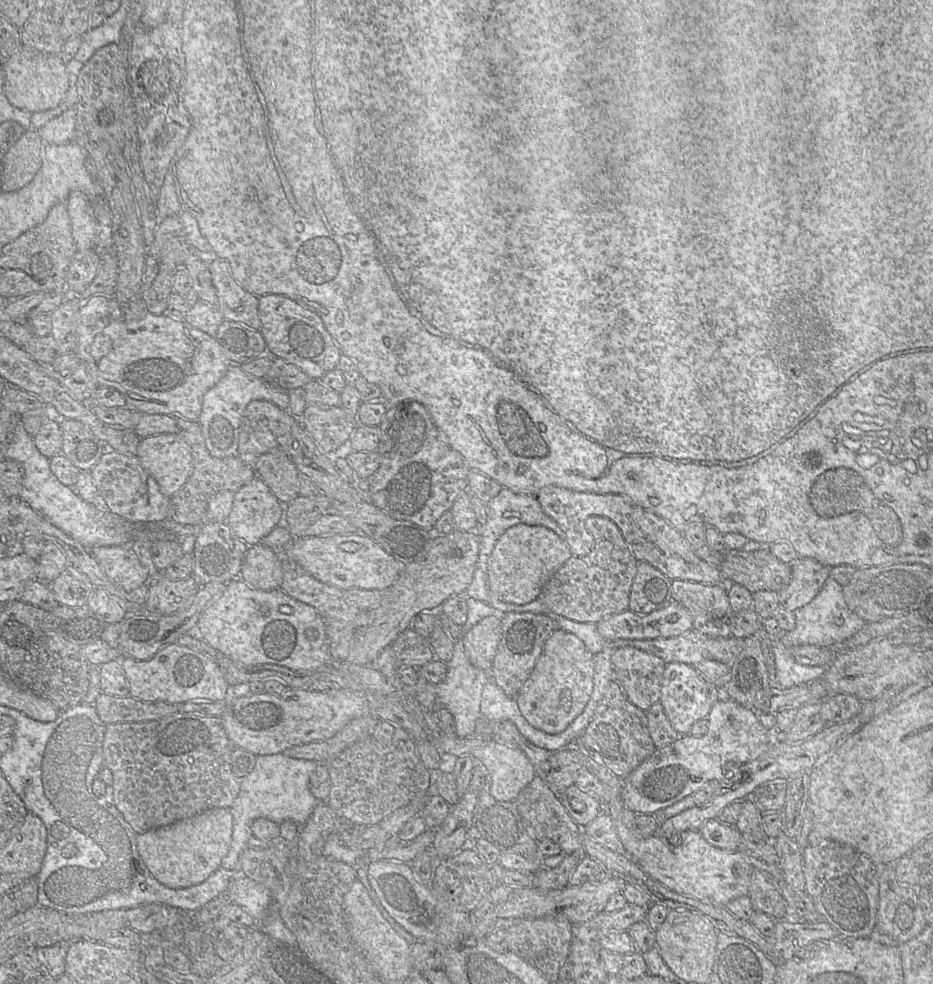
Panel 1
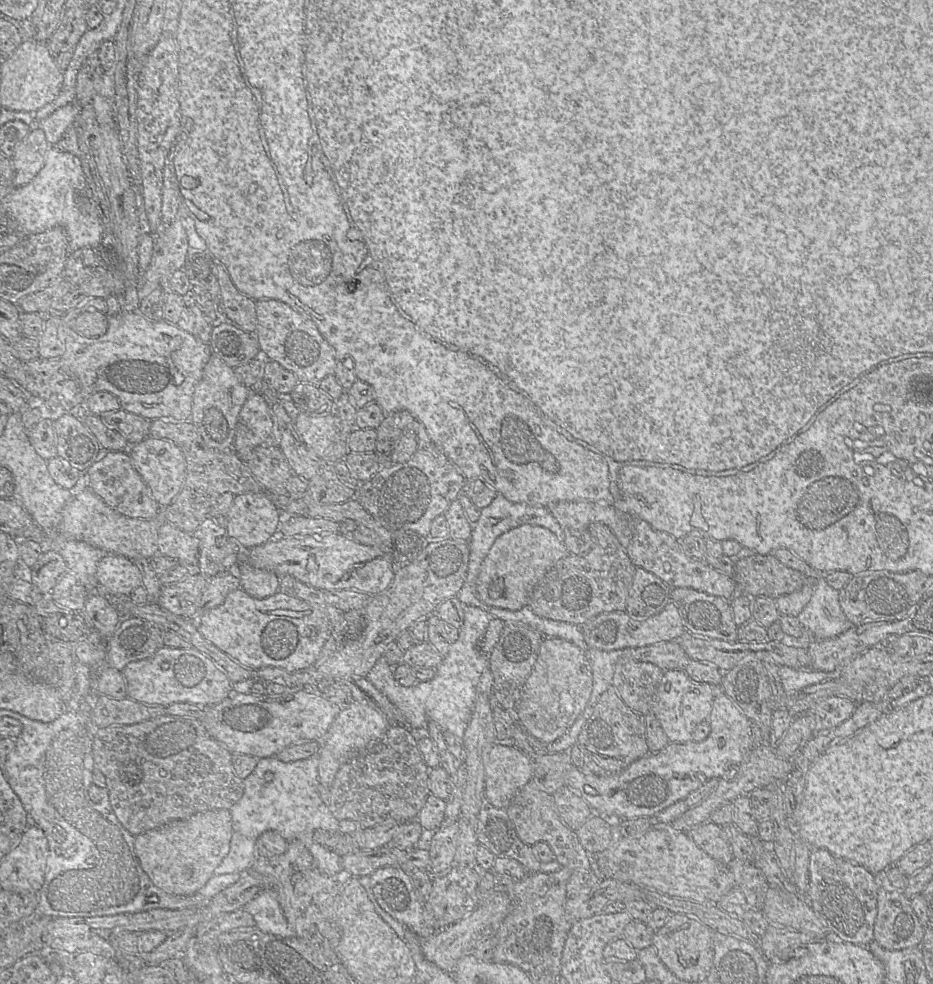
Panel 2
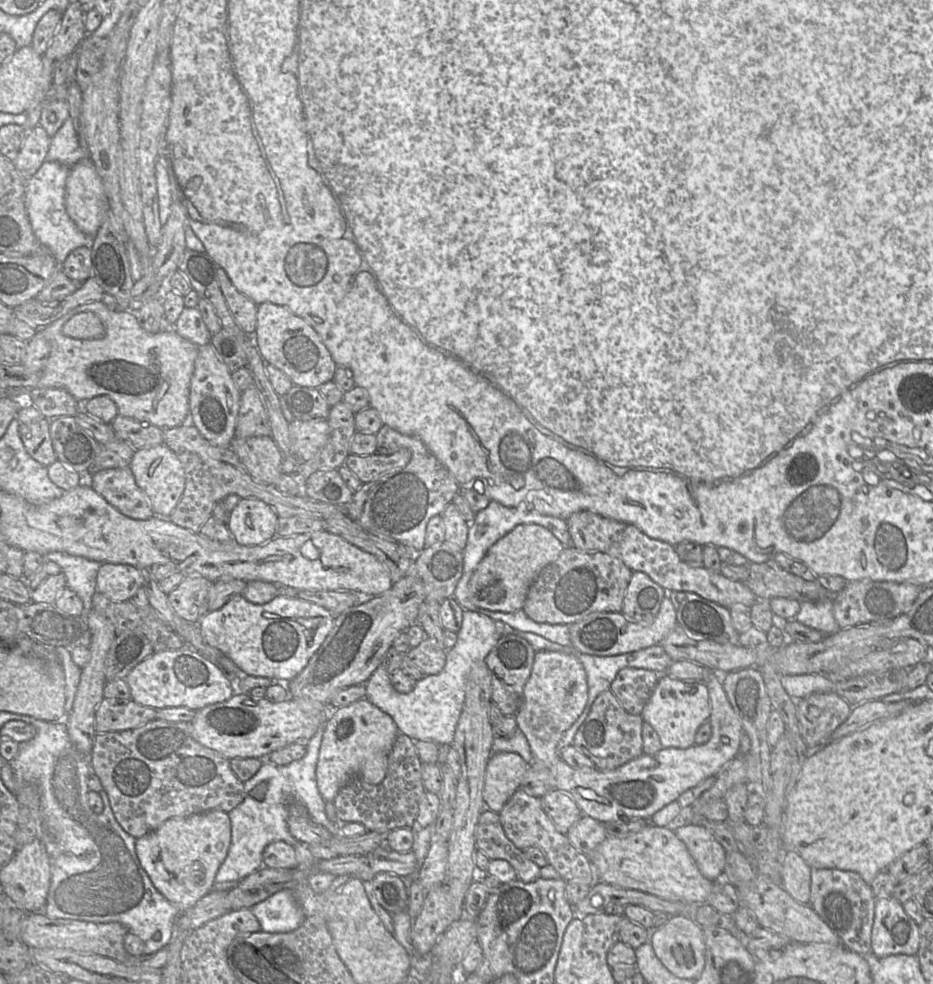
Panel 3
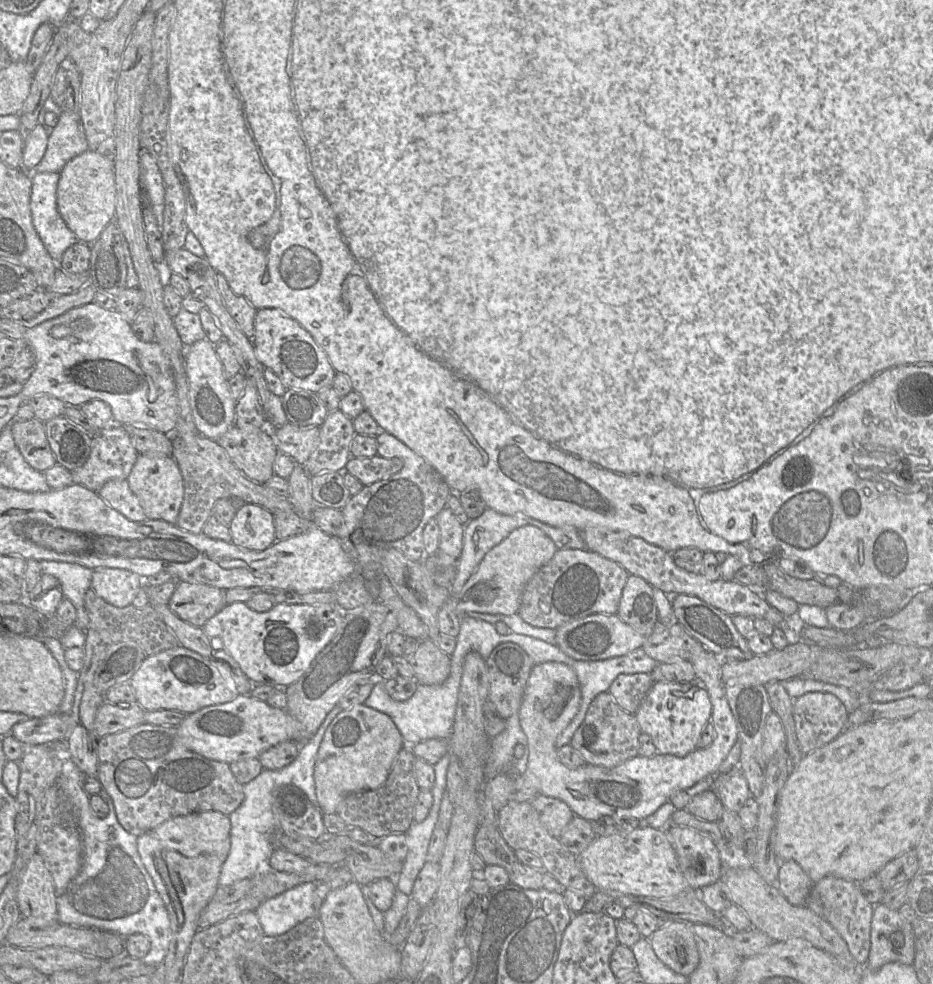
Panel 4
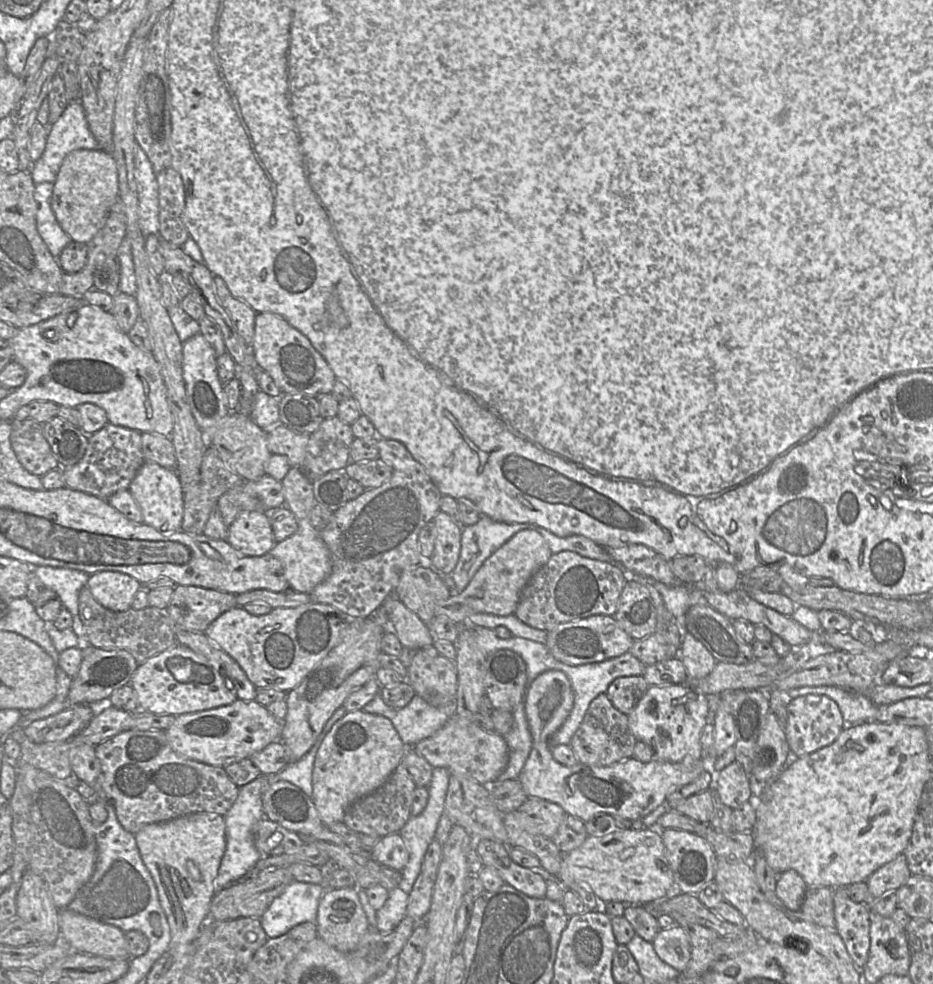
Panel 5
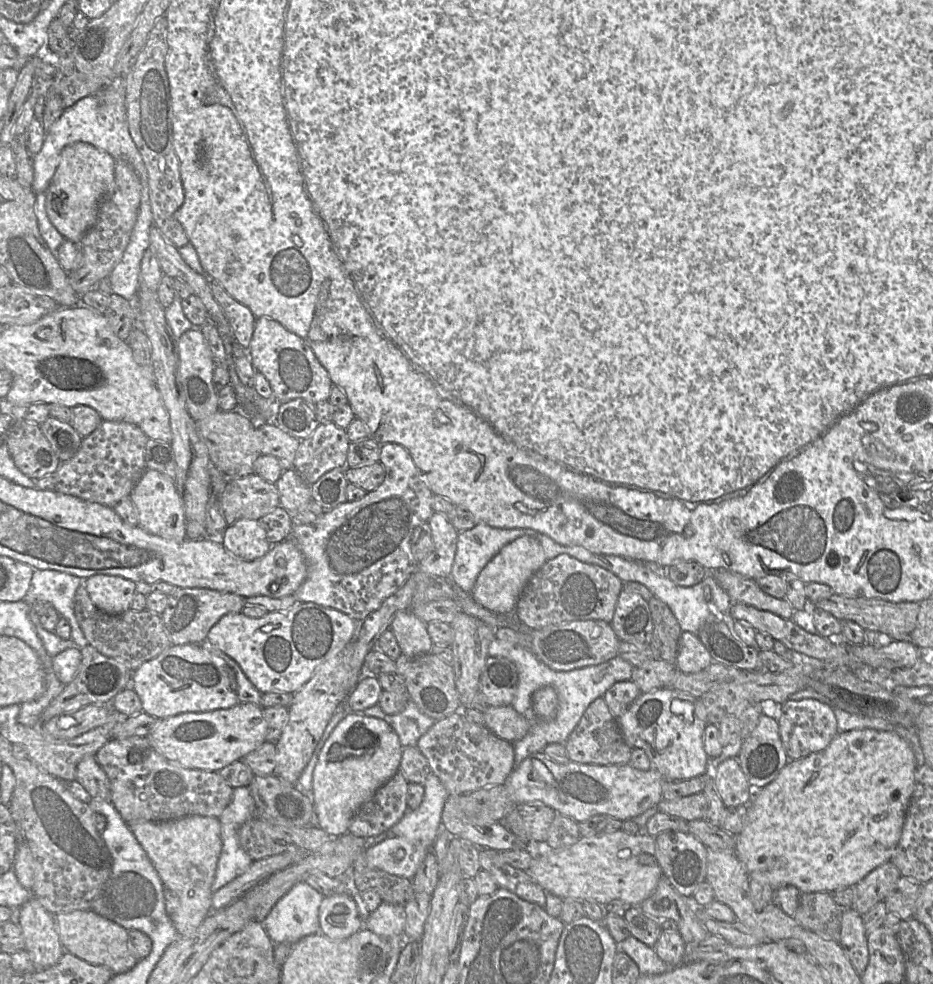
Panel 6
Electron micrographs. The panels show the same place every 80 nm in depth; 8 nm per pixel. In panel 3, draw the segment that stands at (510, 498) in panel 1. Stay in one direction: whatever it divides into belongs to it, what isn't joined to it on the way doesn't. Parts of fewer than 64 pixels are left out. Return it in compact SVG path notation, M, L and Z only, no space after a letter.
M491 500L485 509L476 513L474 520L469 525L467 542L463 552L463 572L453 594L453 598L458 603L460 602L460 595L464 591L468 577L471 579L476 570L476 566L482 561L489 548L520 524L538 524L543 526L548 529L565 548L572 547L572 539L568 531L566 520L542 515L525 507L506 507L497 501Z

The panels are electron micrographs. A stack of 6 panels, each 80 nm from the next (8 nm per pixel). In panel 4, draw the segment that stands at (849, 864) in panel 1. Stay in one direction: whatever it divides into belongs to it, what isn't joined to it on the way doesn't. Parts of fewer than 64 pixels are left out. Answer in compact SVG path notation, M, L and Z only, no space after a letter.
M830 875L813 883L813 889L822 901L824 919L844 939L855 962L864 967L870 954L870 932L875 905L866 900L858 883L860 882Z

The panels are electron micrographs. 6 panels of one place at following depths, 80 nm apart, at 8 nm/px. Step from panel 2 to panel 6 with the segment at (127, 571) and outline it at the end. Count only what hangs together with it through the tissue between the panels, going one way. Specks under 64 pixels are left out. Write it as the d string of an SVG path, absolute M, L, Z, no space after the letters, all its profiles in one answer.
M94 575L83 581L93 604L101 611L117 615L130 609L136 583L120 576Z

